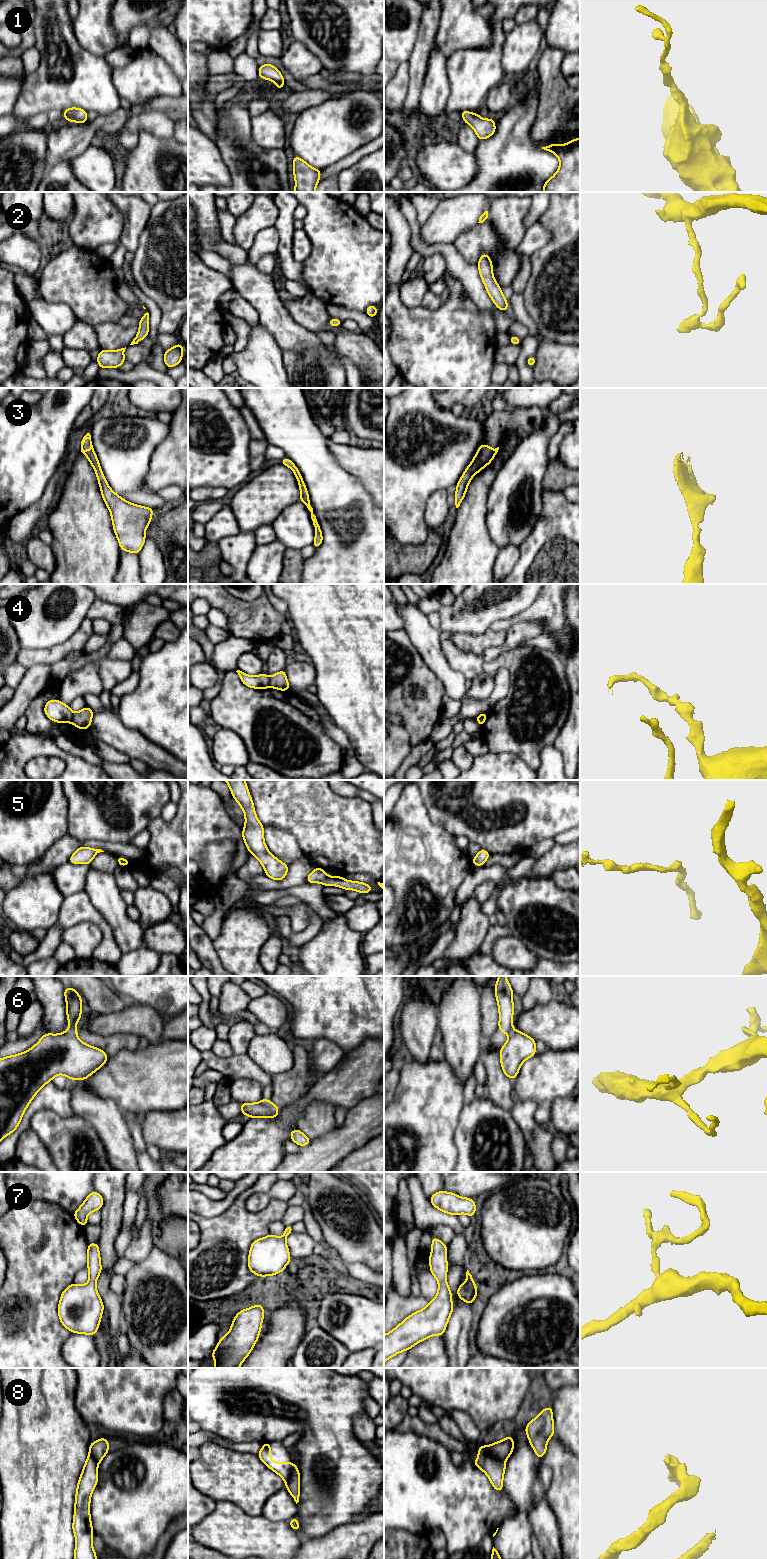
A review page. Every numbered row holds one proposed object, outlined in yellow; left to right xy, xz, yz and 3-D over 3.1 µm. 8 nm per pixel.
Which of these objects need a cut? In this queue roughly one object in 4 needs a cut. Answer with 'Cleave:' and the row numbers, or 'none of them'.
Cleave: 4, 6, 7, 8

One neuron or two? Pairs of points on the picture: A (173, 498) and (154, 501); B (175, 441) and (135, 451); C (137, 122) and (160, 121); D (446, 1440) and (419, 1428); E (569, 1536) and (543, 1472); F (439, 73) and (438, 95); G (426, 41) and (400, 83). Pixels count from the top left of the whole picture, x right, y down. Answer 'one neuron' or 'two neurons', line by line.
A: two neurons
B: two neurons
C: one neuron
D: one neuron
E: two neurons
F: one neuron
G: two neurons

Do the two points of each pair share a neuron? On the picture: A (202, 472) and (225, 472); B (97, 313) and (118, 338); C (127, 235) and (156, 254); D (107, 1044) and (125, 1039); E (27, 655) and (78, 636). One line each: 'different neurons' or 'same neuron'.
A: same neuron
B: different neurons
C: different neurons
D: same neuron
E: same neuron

